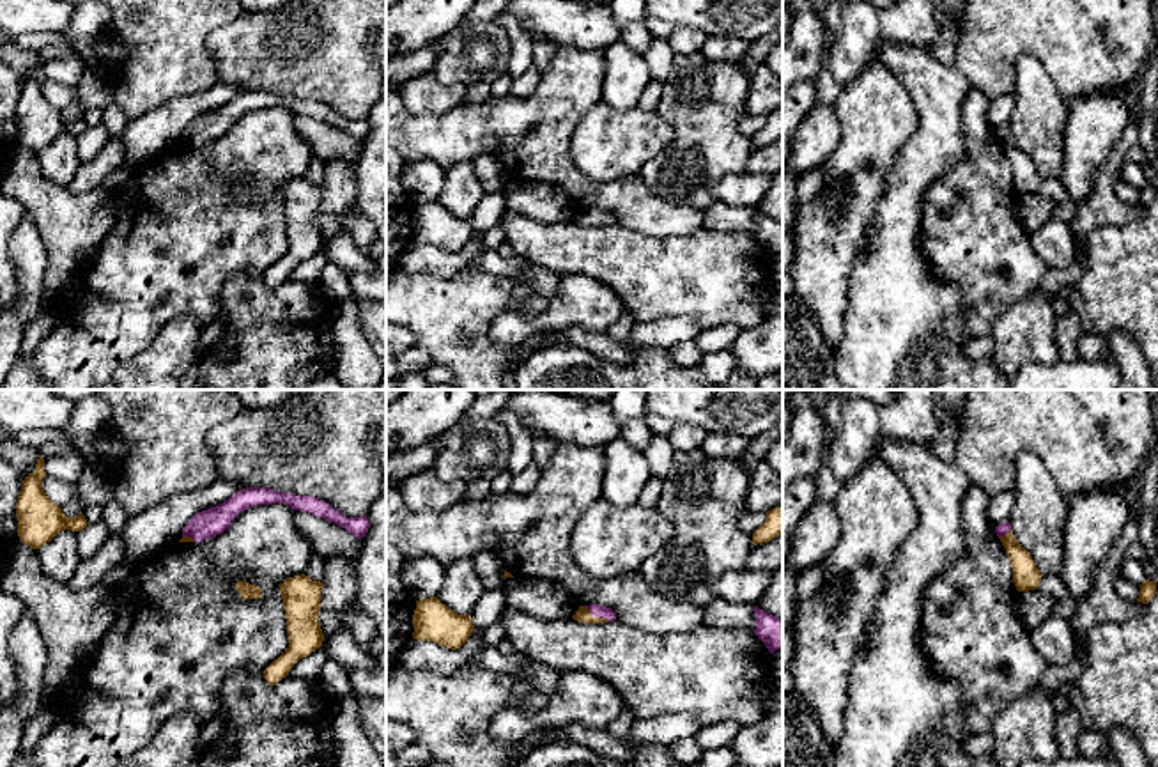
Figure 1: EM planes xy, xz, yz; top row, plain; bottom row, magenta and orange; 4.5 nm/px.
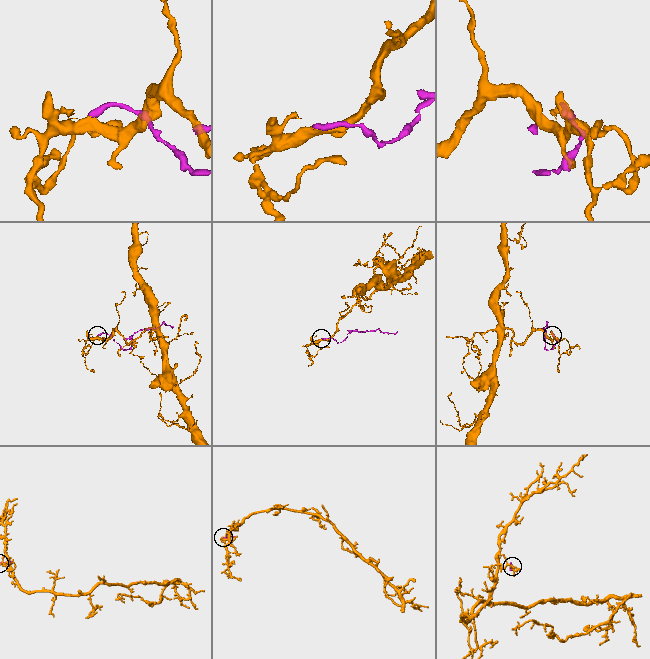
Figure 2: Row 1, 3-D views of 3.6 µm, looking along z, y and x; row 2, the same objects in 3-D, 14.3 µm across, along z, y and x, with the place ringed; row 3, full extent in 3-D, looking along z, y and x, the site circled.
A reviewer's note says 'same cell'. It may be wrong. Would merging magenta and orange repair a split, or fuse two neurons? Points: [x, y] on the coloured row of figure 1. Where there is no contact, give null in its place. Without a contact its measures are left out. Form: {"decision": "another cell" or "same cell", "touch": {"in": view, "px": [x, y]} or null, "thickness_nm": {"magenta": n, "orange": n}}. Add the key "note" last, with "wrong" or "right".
{"decision": "same cell", "touch": {"in": "xz", "px": [597, 617]}, "thickness_nm": {"magenta": 60, "orange": 70}, "note": "right"}

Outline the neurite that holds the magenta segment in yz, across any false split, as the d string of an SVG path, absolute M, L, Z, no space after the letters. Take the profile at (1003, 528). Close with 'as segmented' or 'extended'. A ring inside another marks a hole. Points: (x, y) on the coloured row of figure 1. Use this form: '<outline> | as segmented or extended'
M1000 523L995 526L995 533L1000 538L1006 554L1009 558L1011 569L1013 569L1013 583L1018 592L1029 592L1036 590L1041 581L1041 572L1036 567L1031 553L1018 544L1011 531L1009 523Z | extended

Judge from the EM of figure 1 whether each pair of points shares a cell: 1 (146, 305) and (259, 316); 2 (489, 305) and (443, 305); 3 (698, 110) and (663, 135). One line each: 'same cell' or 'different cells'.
1: different cells
2: same cell
3: different cells

